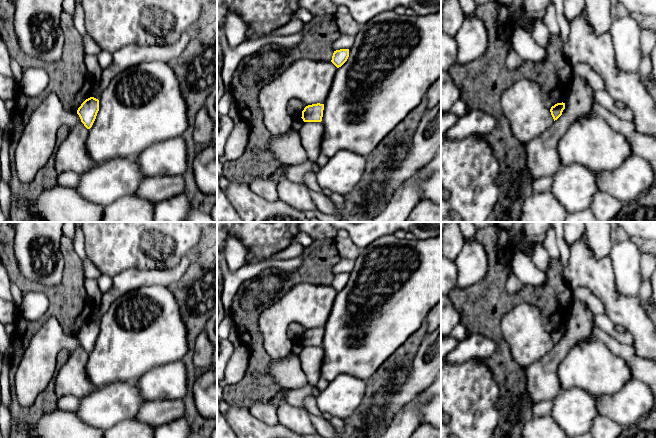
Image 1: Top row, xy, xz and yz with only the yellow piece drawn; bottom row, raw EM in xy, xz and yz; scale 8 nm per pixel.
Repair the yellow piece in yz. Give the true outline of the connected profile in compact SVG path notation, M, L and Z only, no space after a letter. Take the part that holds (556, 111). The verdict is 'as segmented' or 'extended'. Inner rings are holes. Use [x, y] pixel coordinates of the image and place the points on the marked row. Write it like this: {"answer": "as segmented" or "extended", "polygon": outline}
{"answer": "as segmented", "polygon": "M563 102L557 103L551 107L550 112L554 121L557 120L562 115L564 109L565 109L565 103Z"}

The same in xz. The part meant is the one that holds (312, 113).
{"answer": "as segmented", "polygon": "M324 104L308 105L302 111L302 119L304 122L321 122L323 117Z"}

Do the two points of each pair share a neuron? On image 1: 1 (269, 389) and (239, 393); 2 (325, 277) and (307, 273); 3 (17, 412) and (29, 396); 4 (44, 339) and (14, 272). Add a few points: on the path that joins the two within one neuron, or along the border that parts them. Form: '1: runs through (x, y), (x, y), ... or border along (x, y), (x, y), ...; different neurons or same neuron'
1: runs through (262, 389), (250, 389), (246, 392); same neuron
2: runs through (321, 273), (311, 273); same neuron
3: border along (41, 391), (28, 406), (22, 406), (16, 400); different neurons
4: border along (58, 319), (50, 316), (25, 348); different neurons

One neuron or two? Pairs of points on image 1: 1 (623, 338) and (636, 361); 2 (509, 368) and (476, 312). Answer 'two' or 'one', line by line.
1: two
2: one

